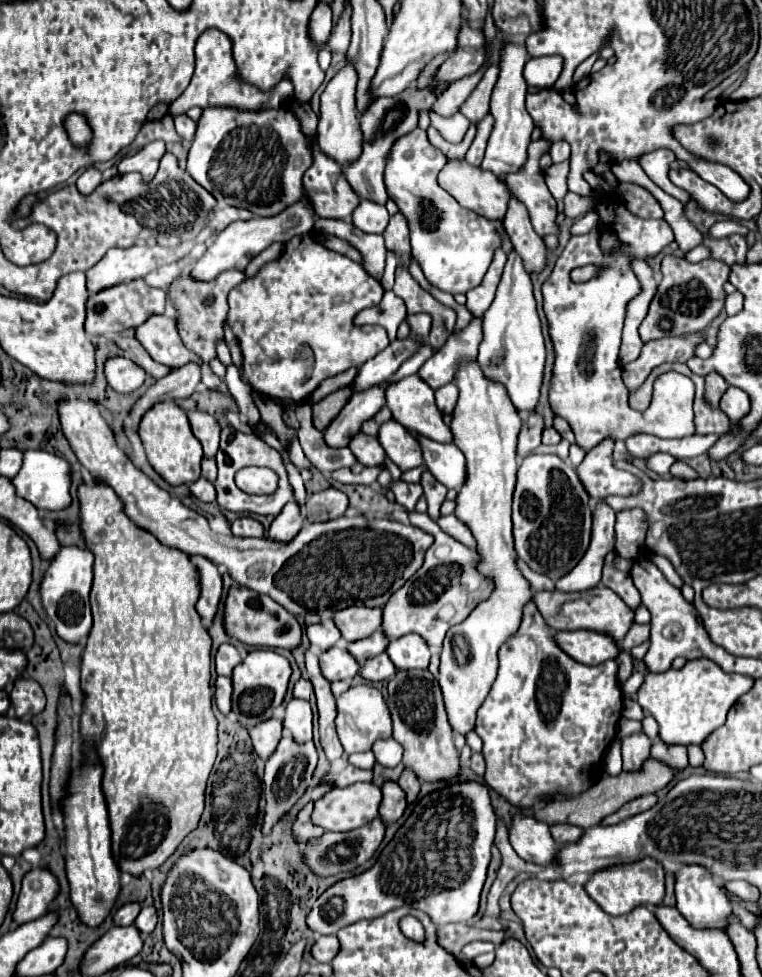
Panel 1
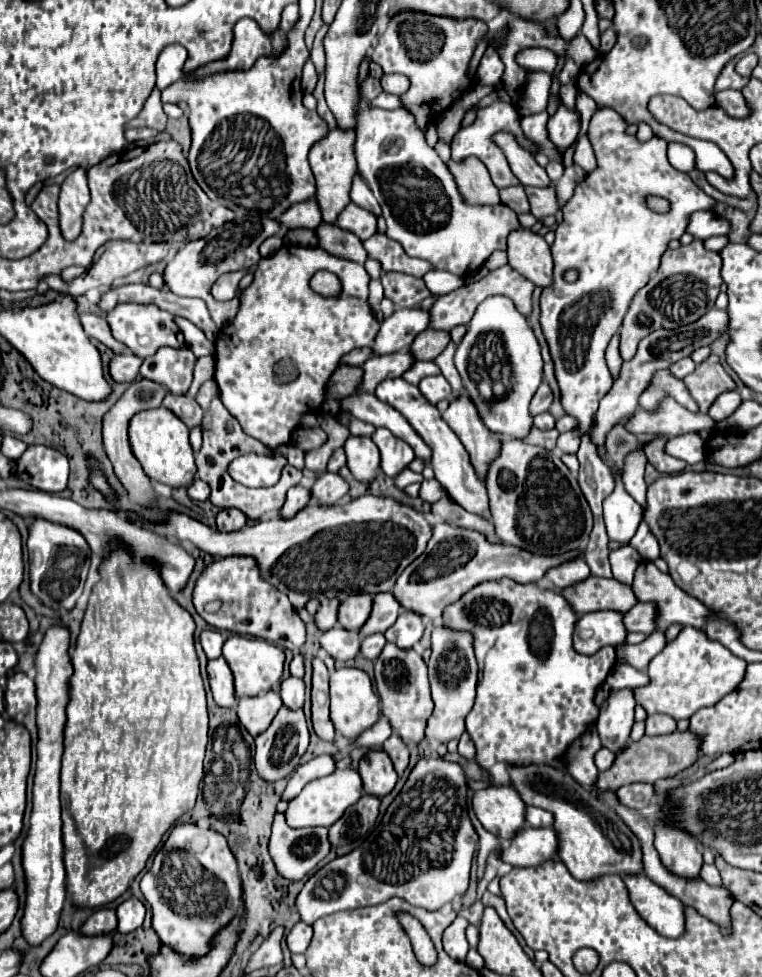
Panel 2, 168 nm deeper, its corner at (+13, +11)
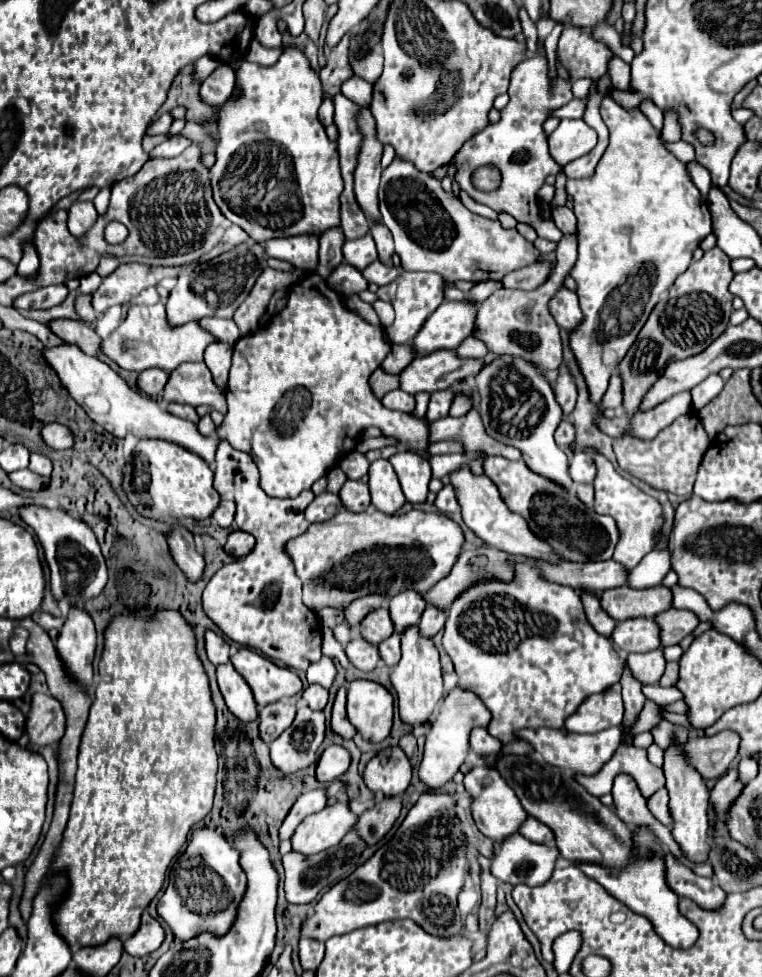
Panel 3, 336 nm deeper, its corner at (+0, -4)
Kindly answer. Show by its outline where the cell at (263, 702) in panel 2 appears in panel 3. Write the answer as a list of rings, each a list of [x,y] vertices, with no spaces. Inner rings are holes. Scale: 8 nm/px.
[[[267,704],[259,708],[259,736],[263,742],[273,742],[295,718],[295,704]]]

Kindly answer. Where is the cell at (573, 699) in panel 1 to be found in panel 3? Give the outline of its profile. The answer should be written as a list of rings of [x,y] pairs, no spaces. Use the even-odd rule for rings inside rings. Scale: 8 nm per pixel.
[[[519,564],[515,570],[517,576],[511,584],[479,584],[479,588],[471,588],[471,592],[459,596],[449,608],[443,634],[443,648],[455,664],[459,684],[479,692],[493,716],[487,732],[501,744],[519,740],[517,732],[523,728],[565,730],[565,718],[575,714],[587,696],[617,684],[625,668],[625,658],[615,652],[611,640],[587,622],[575,590],[543,580],[537,568],[529,564]]]

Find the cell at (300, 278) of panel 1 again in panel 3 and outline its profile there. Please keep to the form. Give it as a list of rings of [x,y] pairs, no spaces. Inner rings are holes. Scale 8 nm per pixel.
[[[309,274],[291,286],[285,308],[277,312],[265,328],[235,342],[227,384],[229,410],[217,434],[229,440],[233,448],[251,454],[259,468],[261,490],[275,498],[295,498],[303,490],[309,490],[323,472],[337,466],[345,454],[355,450],[359,434],[367,426],[379,428],[383,436],[395,438],[405,450],[429,460],[429,422],[413,414],[387,410],[369,388],[367,380],[371,372],[379,368],[387,352],[391,352],[391,346],[385,342],[381,326],[373,326],[363,316],[349,310],[339,292],[329,288],[323,276]]]

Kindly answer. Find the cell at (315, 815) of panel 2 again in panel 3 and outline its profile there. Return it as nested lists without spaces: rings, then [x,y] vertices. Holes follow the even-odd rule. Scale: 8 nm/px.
[[[335,802],[325,806],[323,810],[307,816],[295,830],[295,834],[291,836],[291,844],[293,850],[299,850],[303,854],[315,854],[321,850],[327,850],[331,846],[337,846],[345,834],[349,834],[357,822],[357,812],[351,808],[351,802]]]

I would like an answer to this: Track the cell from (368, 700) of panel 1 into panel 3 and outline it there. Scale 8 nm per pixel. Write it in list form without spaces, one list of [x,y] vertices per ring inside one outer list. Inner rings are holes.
[[[353,680],[347,688],[347,716],[363,740],[383,742],[391,732],[393,696],[371,680]]]

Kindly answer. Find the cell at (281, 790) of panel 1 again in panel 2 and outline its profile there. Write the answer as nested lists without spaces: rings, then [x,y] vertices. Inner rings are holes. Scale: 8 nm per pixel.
[[[286,705],[280,707],[276,713],[272,725],[256,737],[256,755],[254,763],[264,781],[278,781],[282,777],[288,777],[294,767],[298,765],[302,753],[308,749],[308,725],[302,709],[286,709]]]

